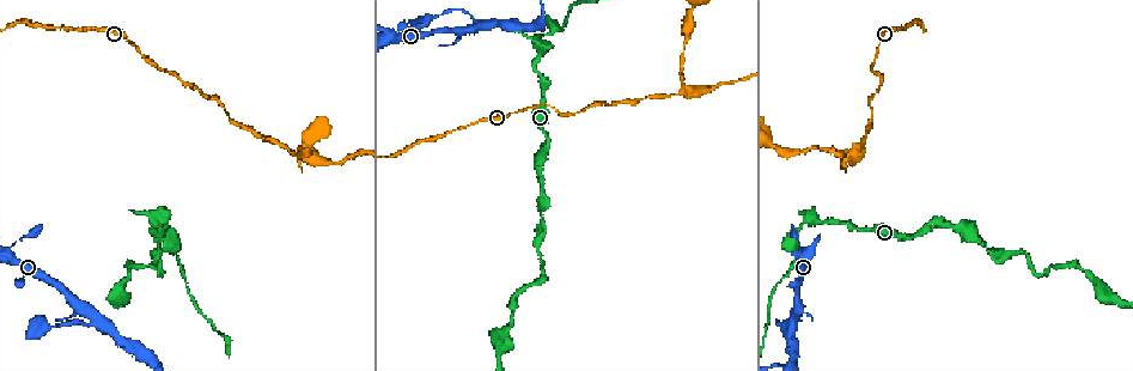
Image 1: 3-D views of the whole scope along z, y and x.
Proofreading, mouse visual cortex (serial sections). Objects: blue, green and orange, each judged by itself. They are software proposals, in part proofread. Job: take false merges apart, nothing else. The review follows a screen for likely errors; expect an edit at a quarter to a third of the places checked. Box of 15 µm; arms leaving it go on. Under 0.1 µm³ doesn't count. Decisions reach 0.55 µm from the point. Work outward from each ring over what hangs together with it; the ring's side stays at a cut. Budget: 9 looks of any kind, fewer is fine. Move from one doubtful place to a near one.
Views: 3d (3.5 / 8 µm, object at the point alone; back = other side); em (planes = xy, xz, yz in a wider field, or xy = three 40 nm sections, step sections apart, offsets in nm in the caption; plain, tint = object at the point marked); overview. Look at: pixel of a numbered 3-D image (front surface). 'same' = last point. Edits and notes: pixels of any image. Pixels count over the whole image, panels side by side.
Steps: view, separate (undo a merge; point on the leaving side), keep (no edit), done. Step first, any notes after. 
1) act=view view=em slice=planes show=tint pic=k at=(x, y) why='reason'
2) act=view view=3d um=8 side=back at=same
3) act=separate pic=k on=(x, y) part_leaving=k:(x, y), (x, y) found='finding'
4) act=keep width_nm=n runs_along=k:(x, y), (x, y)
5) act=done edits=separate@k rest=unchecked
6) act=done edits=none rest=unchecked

act=view view=3d um=3.5 pic=1 at=(94, 321) why='thick turns thin'

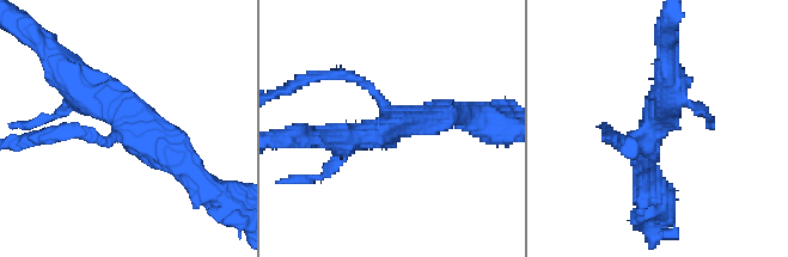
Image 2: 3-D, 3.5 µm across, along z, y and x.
act=view view=em slice=xy step=2 show=tint pic=2 at=(133, 124) arms=3 arm_widths_nm=150,350,350 why='shape alone is not enough'

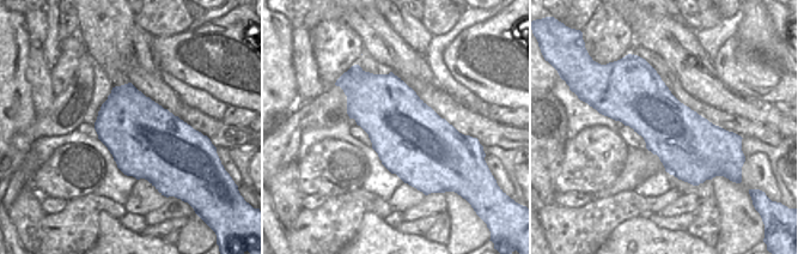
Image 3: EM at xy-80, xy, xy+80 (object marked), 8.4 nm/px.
act=keep found='one cell here'

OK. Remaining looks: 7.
act=view view=3d um=3.5 pic=1 at=(803, 223) why='sharp bend'

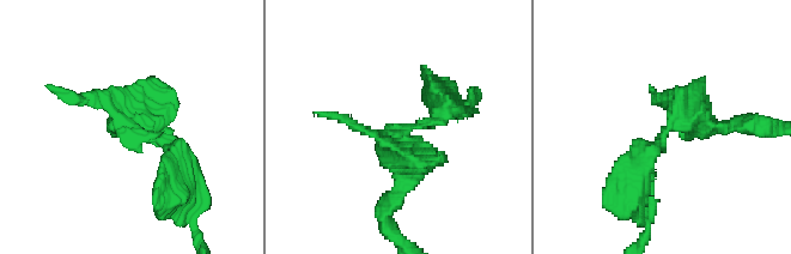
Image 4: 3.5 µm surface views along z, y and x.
act=view view=em slice=xy step=3 show=tint pic=4 at=(416, 127)

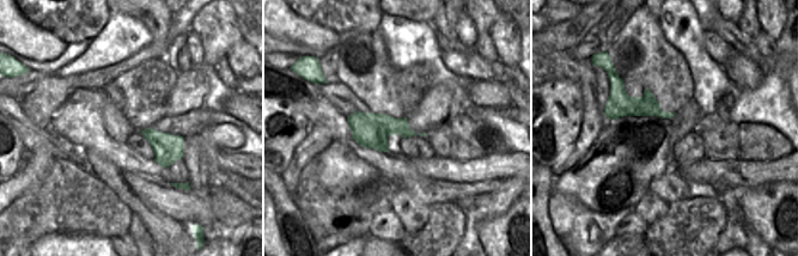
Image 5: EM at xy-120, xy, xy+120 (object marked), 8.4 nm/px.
act=separate pic=4 on=(440, 109) width_nm=300 part_leaving=4:(396, 137), (440, 113), (444, 100), (458, 106) found='a second cell is stuck on'

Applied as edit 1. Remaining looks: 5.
act=view view=3d um=3.5 pic=1 at=(856, 152) why='thin neck'

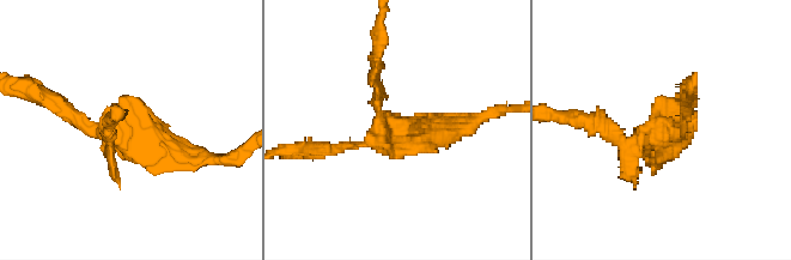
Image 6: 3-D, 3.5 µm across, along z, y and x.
act=view view=em slice=xy step=3 show=tint pic=6 at=(670, 133)

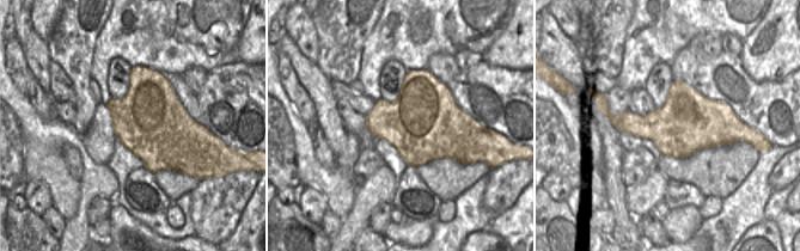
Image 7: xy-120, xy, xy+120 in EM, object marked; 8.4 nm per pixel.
act=separate pic=6 on=(378, 66) arm_widths_nm=150,150,300 part_leaving=6:(378, 102), (378, 25) found='a second cell is stuck on'

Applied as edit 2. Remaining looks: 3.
act=view view=3d um=8 pic=1 at=(543, 274) why='abrupt turn'

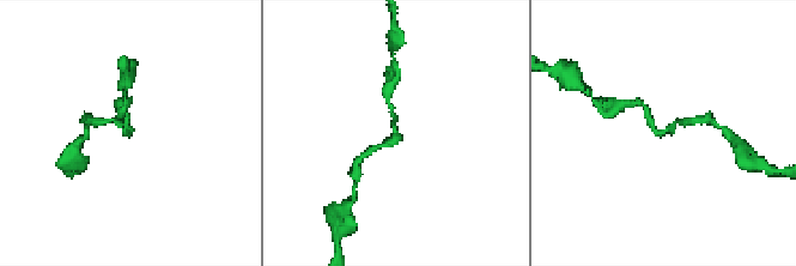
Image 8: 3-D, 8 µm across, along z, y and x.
act=view view=3d um=3.5 pic=8 at=(126, 135) why='zoom in'

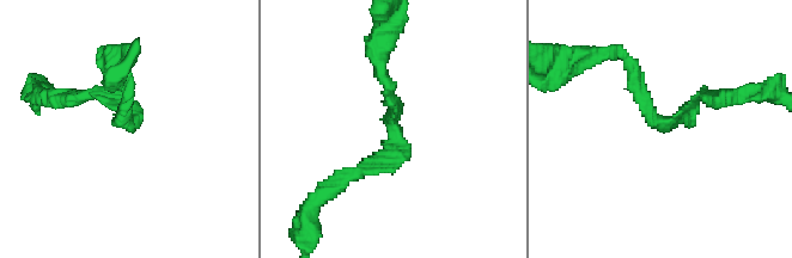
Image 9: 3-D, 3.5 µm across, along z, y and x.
act=view view=em slice=xy step=3 show=tint pic=9 at=(129, 123) arm_widths_nm=200,200 why='now the EM'

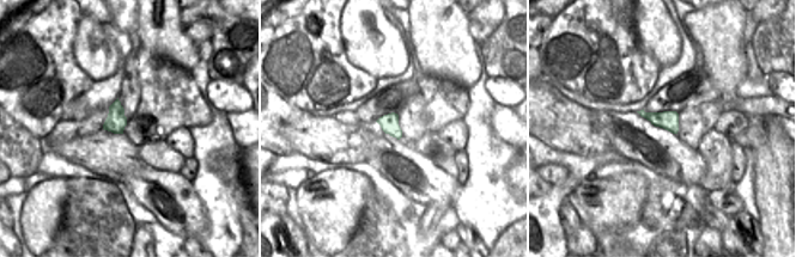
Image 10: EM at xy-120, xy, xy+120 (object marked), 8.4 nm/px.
act=keep runs_along=9:(391, 94), (402, 153), (351, 174) found='all the same cell'

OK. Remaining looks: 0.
act=done edits=separate@4,separate@6 rest=unchecked

